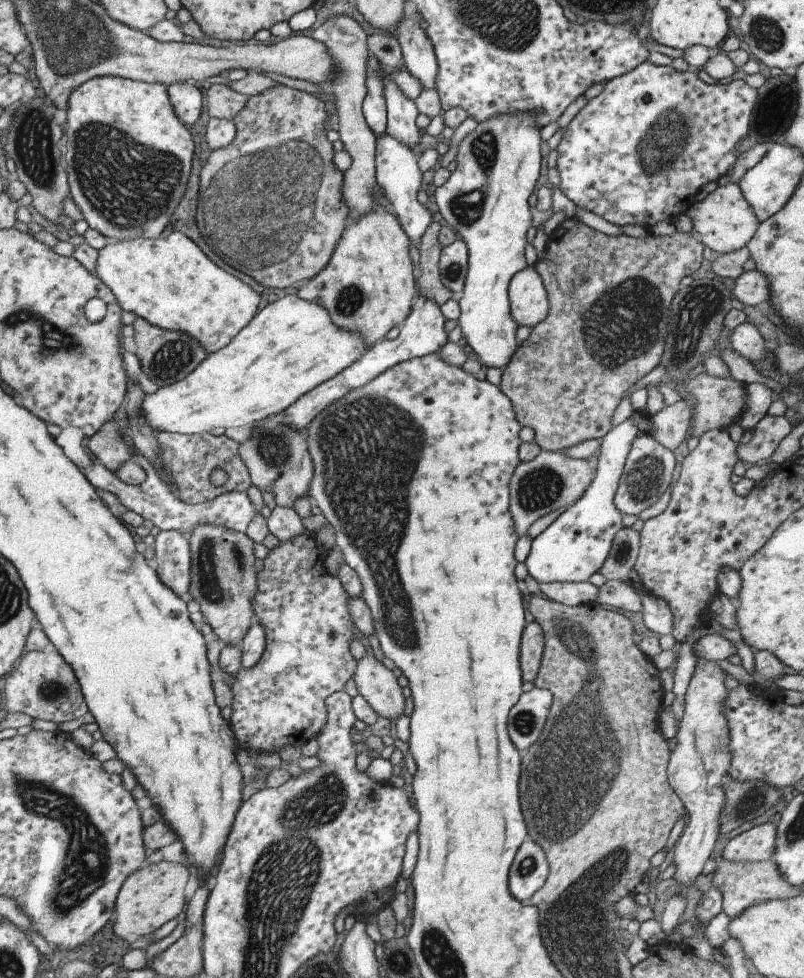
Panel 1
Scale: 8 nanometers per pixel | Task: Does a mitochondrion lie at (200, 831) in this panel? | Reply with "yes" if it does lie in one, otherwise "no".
no

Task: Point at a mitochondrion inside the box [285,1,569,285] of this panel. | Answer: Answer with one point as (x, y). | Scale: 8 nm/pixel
(467, 206)

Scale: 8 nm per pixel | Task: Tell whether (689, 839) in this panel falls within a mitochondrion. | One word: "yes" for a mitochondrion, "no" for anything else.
no

